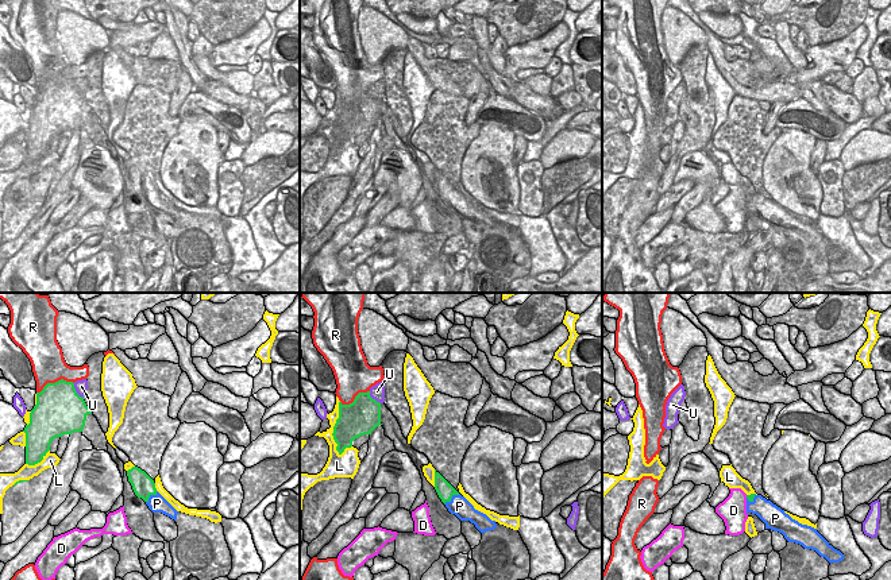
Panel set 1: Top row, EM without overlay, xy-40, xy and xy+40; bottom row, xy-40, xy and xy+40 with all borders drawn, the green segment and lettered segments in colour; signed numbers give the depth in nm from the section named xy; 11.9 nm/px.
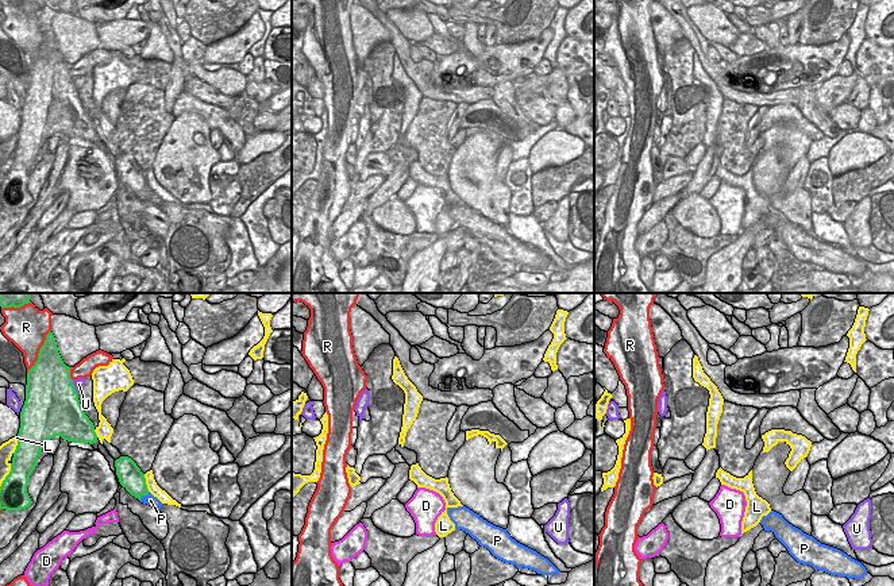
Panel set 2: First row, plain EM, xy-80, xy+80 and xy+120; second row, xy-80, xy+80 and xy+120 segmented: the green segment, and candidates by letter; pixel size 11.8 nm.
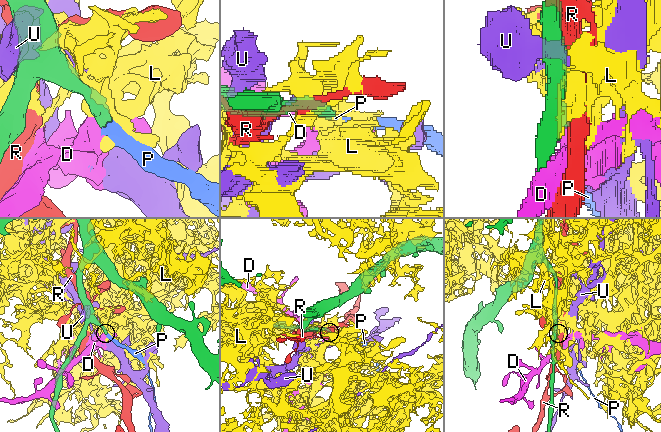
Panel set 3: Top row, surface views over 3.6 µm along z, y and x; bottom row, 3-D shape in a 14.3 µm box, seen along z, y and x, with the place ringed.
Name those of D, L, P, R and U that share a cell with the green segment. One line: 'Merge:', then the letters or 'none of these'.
Merge: P

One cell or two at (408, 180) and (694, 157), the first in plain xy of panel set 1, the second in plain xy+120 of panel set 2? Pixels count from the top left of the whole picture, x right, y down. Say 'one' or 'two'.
two

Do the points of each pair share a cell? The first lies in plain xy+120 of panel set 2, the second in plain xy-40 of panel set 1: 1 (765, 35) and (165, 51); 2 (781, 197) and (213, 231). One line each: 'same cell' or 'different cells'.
1: different cells
2: different cells

